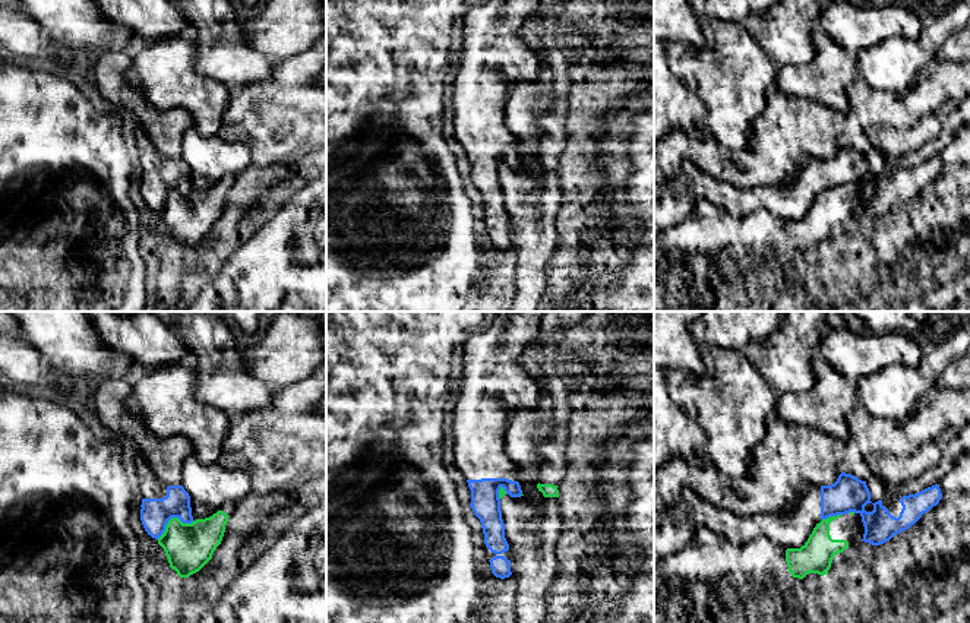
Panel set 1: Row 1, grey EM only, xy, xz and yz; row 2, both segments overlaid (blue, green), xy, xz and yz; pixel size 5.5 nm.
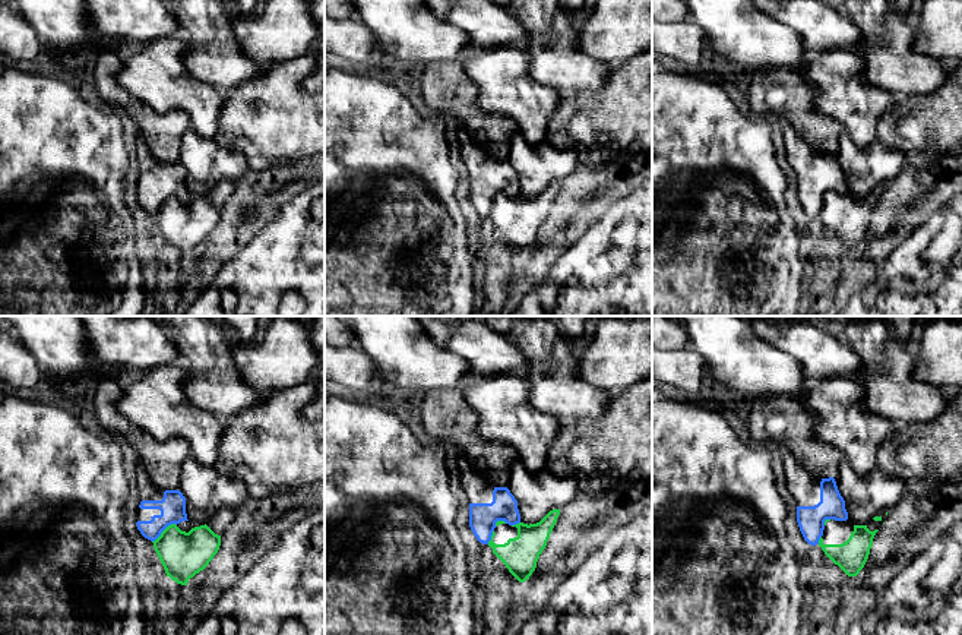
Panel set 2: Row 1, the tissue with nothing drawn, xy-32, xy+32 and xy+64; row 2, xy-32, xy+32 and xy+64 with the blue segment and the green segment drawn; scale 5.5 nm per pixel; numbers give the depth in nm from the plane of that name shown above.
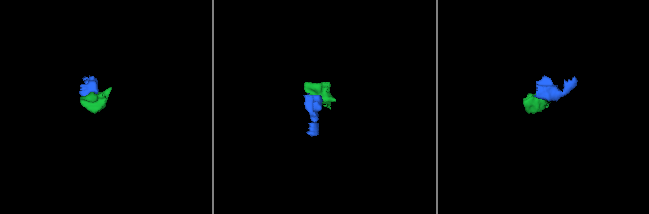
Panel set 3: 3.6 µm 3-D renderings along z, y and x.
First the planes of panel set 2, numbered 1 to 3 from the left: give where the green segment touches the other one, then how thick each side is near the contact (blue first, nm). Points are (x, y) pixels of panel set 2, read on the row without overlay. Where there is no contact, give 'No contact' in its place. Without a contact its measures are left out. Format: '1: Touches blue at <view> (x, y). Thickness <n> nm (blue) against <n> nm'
1: Touches blue at xy-32 (164, 201). Thickness 140 nm (blue) against 260 nm
2: Touches blue at xy+32 (490, 209). Thickness 160 nm (blue) against 200 nm
3: Touches blue at xy+64 (819, 211). Thickness 150 nm (blue) against 170 nm

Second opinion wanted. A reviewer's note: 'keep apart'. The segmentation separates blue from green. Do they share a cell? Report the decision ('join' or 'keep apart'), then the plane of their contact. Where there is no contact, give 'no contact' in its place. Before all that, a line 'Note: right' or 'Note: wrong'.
Note: right
keep apart | xy

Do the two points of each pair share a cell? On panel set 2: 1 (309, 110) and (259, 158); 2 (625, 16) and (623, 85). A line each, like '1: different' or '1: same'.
1: same
2: different

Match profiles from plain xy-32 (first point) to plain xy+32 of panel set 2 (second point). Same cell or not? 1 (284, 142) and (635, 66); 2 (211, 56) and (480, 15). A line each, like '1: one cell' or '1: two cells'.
1: one cell
2: two cells

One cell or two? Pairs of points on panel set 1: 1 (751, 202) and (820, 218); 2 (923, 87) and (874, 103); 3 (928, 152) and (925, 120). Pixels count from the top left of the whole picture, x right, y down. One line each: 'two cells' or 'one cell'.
1: two cells
2: one cell
3: two cells

